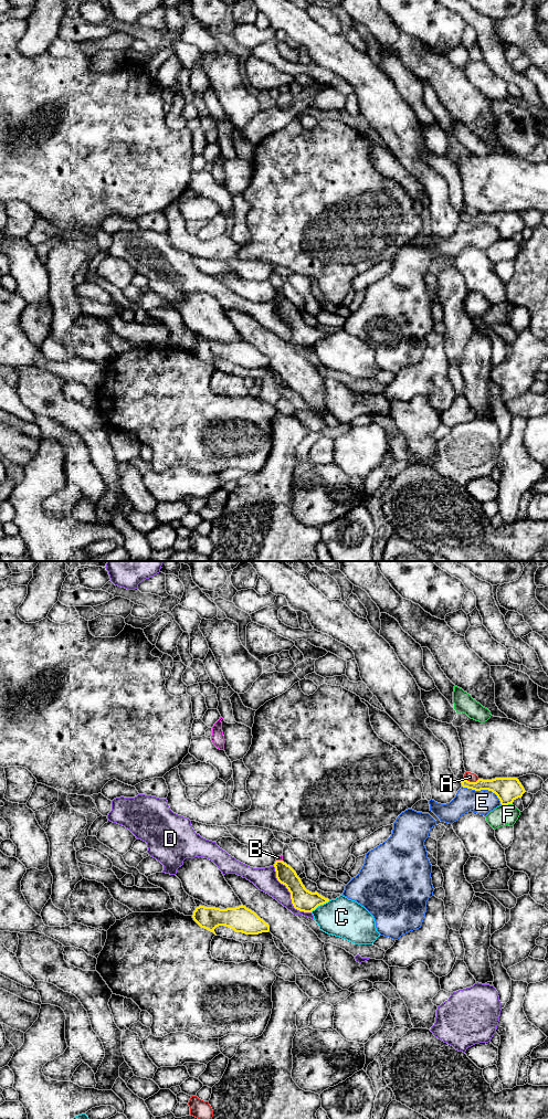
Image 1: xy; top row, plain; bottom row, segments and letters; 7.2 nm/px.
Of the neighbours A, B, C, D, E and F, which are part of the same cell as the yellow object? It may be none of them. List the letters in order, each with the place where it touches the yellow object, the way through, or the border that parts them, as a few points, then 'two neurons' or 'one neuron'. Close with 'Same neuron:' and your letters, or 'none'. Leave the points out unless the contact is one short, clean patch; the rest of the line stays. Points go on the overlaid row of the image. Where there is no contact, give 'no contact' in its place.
A: xy (471, 782) | two neurons
B: xy (280, 861) | along xy (276, 859), (282, 861) | two neurons
C: xy (319, 905) | two neurons
D: xy (291, 895) | two neurons
E: xy (484, 789) | two neurons
F: xy (506, 804) | along xy (512, 803), (502, 805) | two neurons
Same neuron: none

